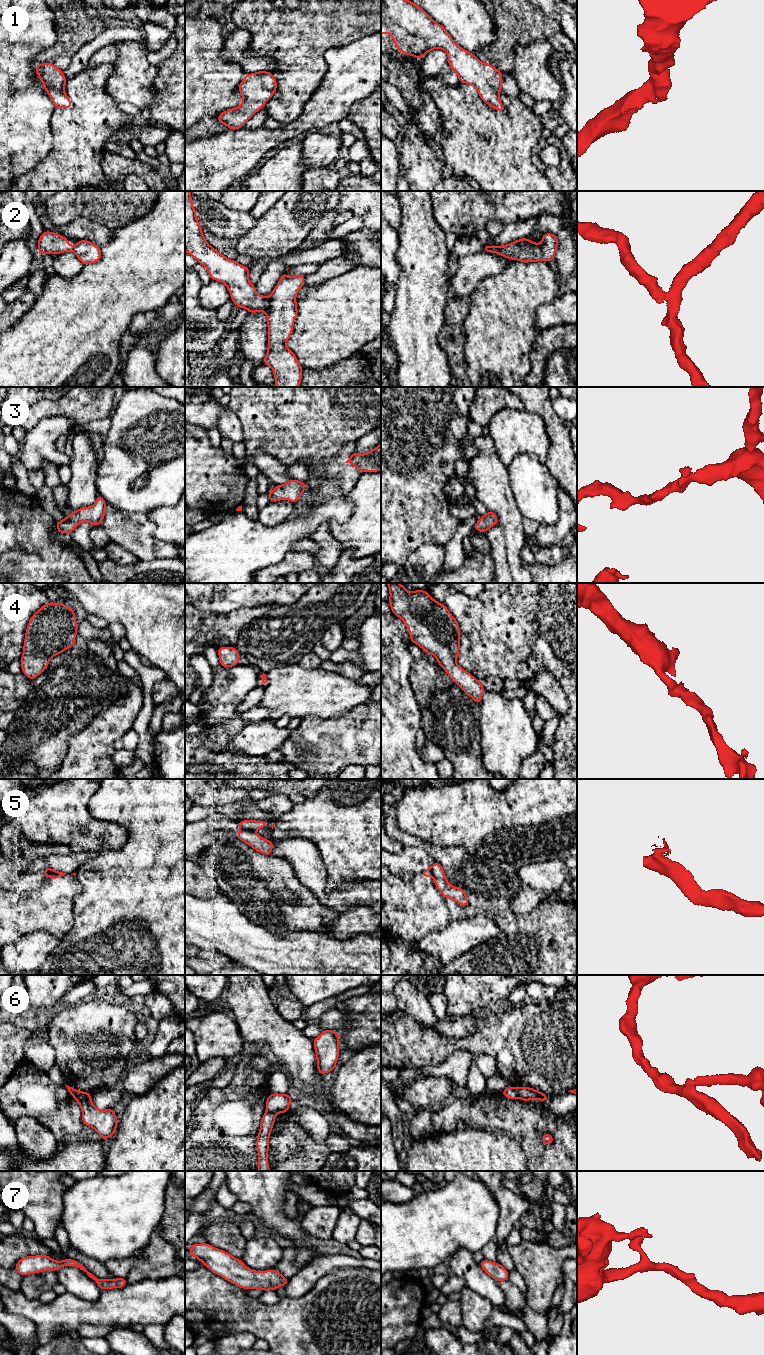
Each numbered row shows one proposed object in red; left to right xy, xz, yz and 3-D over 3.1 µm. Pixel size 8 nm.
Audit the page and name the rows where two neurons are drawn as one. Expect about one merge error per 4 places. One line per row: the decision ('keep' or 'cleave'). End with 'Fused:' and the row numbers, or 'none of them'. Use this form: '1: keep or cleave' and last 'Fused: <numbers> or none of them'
1: keep
2: cleave
3: keep
4: keep
5: cleave
6: cleave
7: keep
Fused: 2, 5, 6

